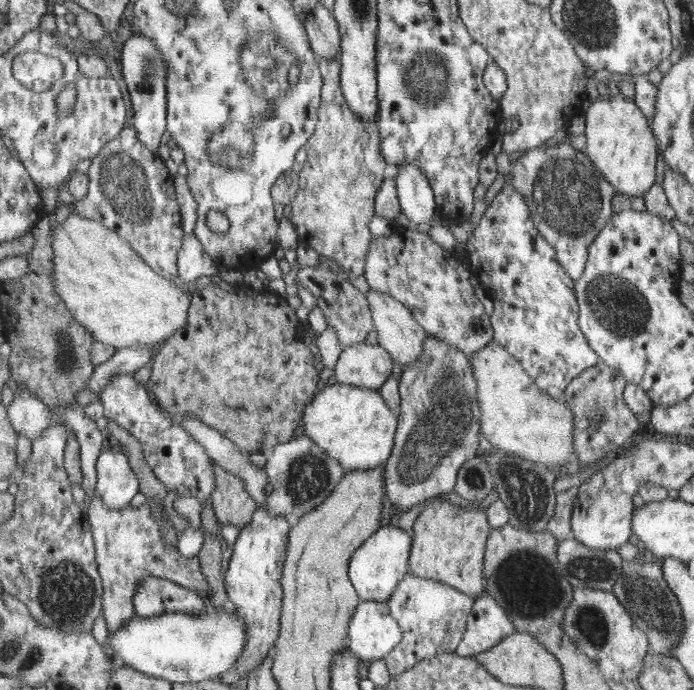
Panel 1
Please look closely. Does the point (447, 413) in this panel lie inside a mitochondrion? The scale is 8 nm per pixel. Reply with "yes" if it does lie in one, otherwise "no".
yes

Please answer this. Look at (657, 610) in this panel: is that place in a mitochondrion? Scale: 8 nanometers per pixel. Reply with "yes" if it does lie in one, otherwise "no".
yes

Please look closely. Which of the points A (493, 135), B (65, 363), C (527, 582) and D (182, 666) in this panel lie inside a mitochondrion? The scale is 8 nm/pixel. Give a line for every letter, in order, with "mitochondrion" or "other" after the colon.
A: other
B: mitochondrion
C: mitochondrion
D: mitochondrion

